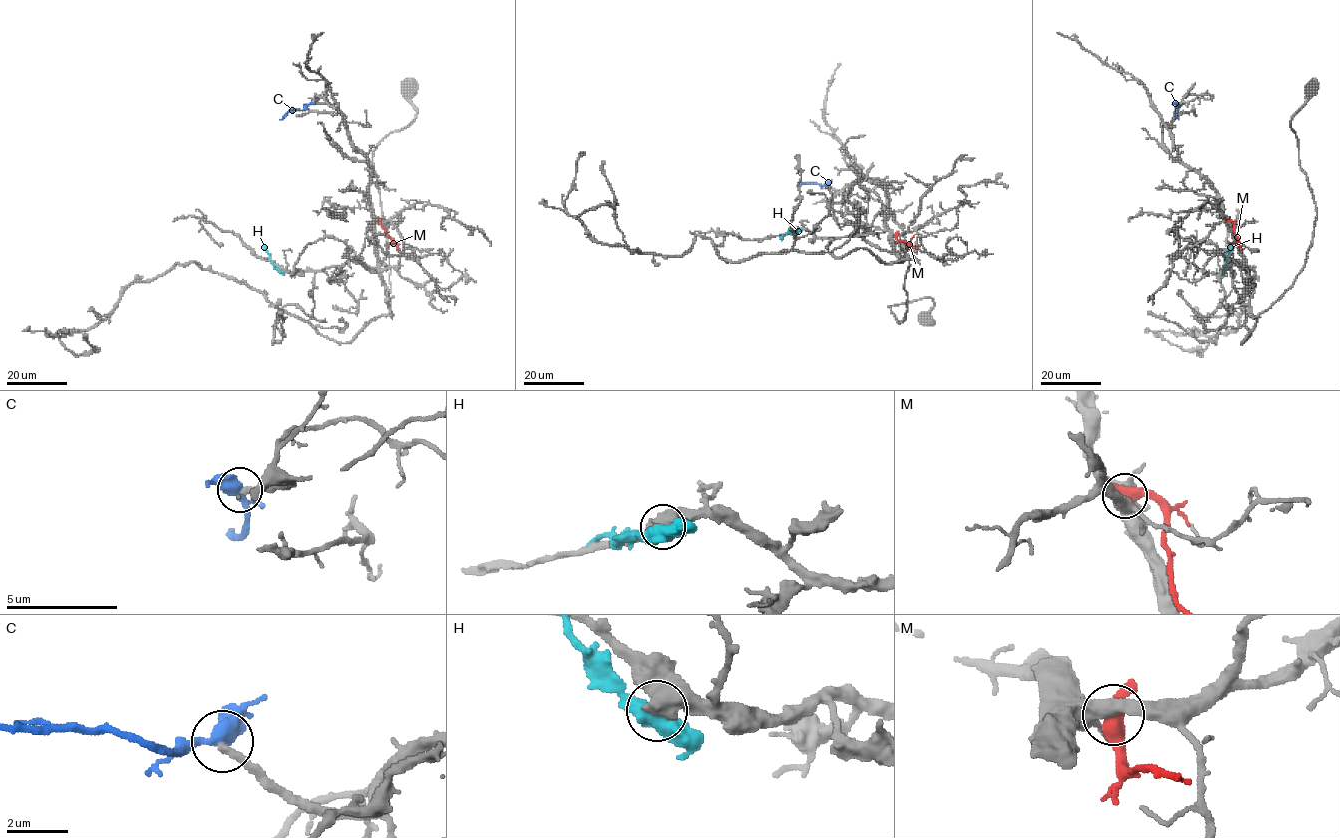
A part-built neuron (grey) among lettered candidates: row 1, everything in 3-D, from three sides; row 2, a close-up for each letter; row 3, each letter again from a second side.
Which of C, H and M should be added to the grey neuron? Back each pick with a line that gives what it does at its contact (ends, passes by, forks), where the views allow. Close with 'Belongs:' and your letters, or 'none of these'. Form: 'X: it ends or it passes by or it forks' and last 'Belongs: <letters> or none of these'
C: it passes by
Belongs: C

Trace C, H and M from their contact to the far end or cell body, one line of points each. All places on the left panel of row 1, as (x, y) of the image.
C: (311, 104), (303, 110), (289, 111), (280, 120)
H: (280, 270), (271, 263), (263, 244)
M: (379, 221), (398, 251)

